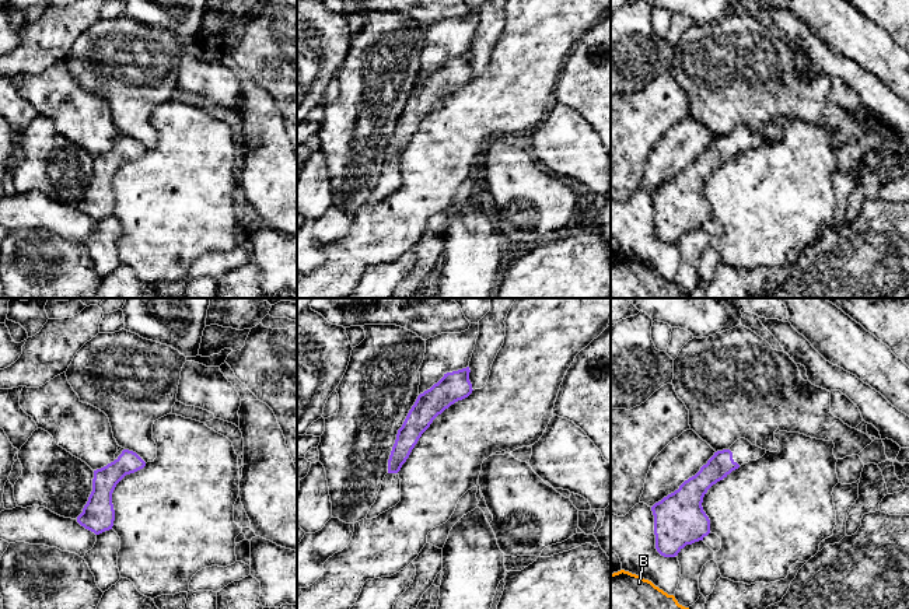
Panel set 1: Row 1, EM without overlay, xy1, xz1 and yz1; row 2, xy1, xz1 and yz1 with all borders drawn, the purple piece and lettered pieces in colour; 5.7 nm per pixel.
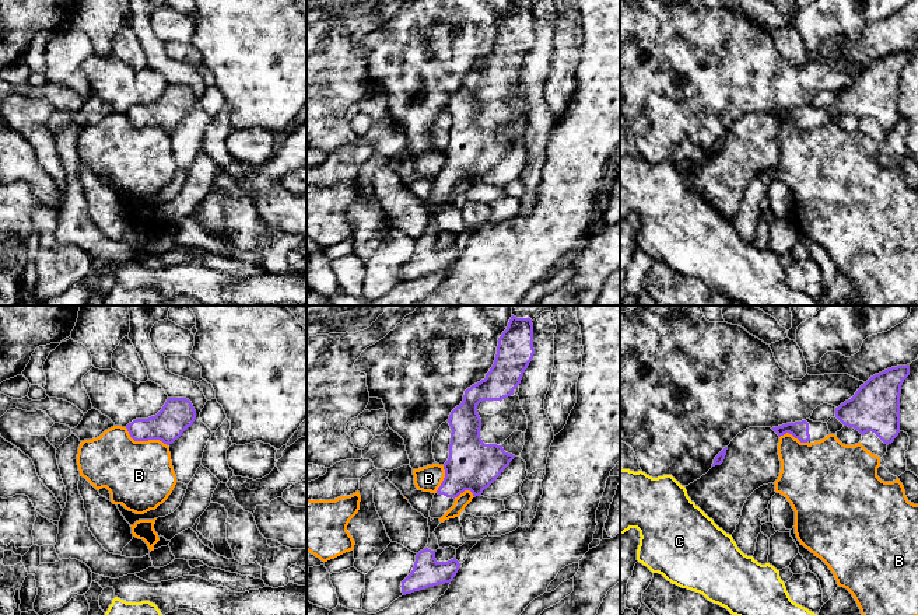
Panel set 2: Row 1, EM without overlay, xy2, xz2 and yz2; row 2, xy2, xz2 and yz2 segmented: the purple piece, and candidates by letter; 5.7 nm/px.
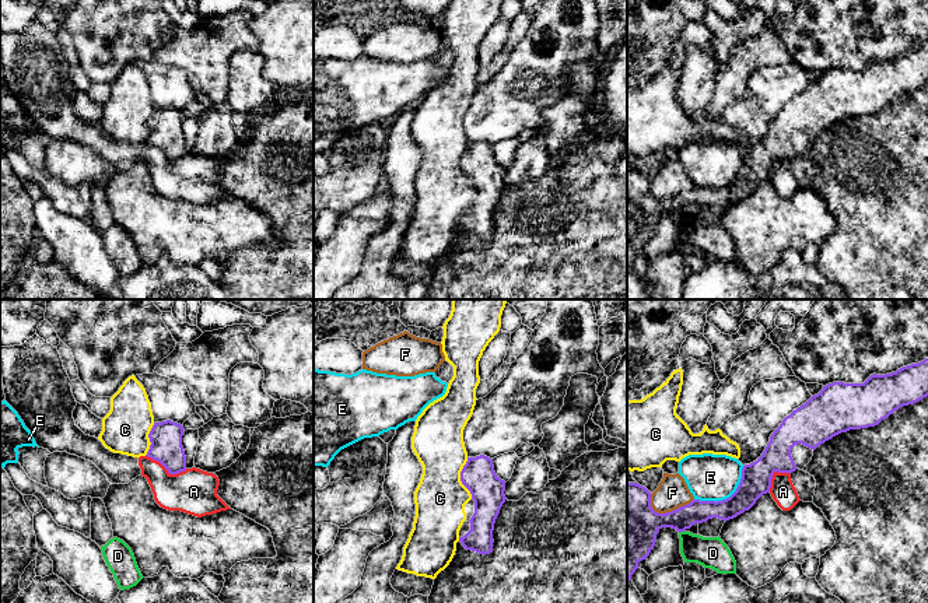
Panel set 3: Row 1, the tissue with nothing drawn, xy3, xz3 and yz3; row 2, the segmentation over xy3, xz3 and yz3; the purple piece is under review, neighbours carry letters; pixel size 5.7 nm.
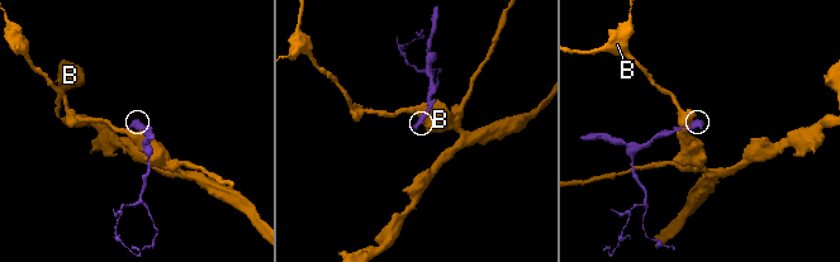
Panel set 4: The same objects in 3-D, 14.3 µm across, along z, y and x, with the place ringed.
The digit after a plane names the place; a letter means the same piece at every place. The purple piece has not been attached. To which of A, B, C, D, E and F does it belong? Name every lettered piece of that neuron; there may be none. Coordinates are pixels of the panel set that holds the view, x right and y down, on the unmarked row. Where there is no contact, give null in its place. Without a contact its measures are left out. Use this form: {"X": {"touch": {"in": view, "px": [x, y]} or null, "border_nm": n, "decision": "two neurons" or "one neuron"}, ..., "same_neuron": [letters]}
{"A": {"touch": {"in": "xy3", "px": [167, 155]}, "border_nm": 260, "decision": "two neurons"}, "B": {"touch": {"in": "xy2", "px": [144, 126]}, "border_nm": 260, "decision": "two neurons"}, "C": {"touch": {"in": "xz3", "px": [461, 165]}, "border_nm": 240, "decision": "two neurons"}, "D": {"touch": {"in": "yz3", "px": [680, 217]}, "border_nm": 40, "decision": "two neurons"}, "E": {"touch": {"in": "yz3", "px": [727, 185]}, "border_nm": 340, "decision": "two neurons"}, "F": {"touch": {"in": "yz3", "px": [672, 197]}, "border_nm": 260, "decision": "two neurons"}, "same_neuron": []}

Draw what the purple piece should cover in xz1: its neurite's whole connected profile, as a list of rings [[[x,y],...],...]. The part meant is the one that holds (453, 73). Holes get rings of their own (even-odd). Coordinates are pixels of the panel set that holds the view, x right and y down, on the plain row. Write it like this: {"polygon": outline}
{"polygon": [[[469,53],[447,59],[437,70],[417,83],[402,113],[398,116],[388,146],[388,160],[382,167],[375,189],[366,203],[367,206],[378,203],[401,188],[401,165],[398,158],[433,106],[451,91],[472,80],[469,59]]]}

